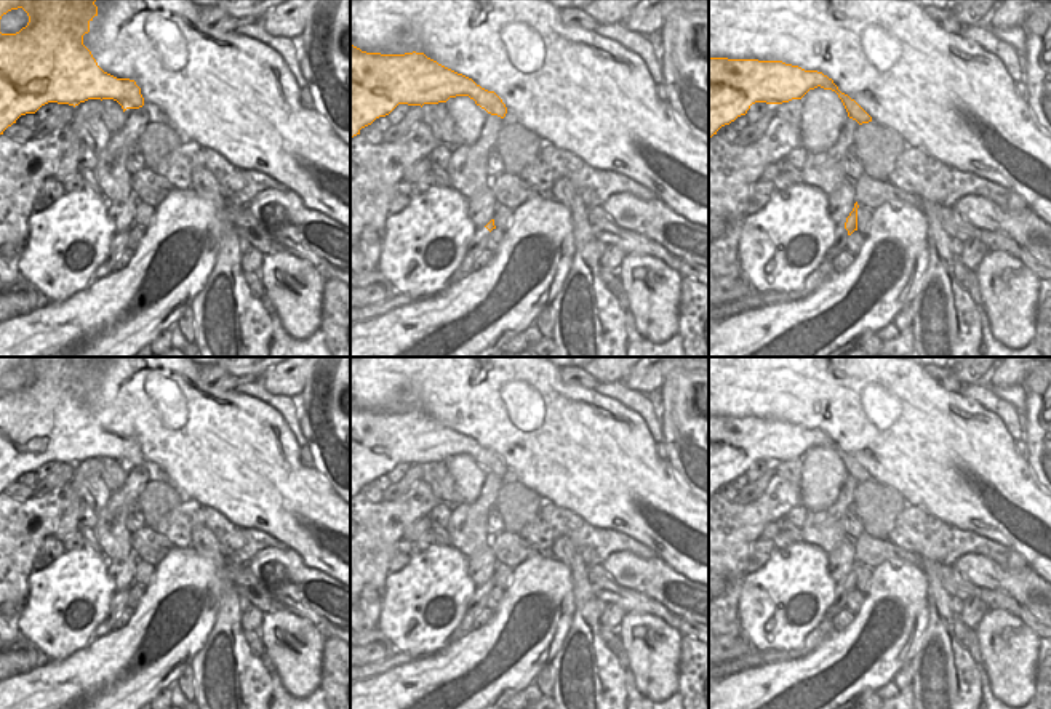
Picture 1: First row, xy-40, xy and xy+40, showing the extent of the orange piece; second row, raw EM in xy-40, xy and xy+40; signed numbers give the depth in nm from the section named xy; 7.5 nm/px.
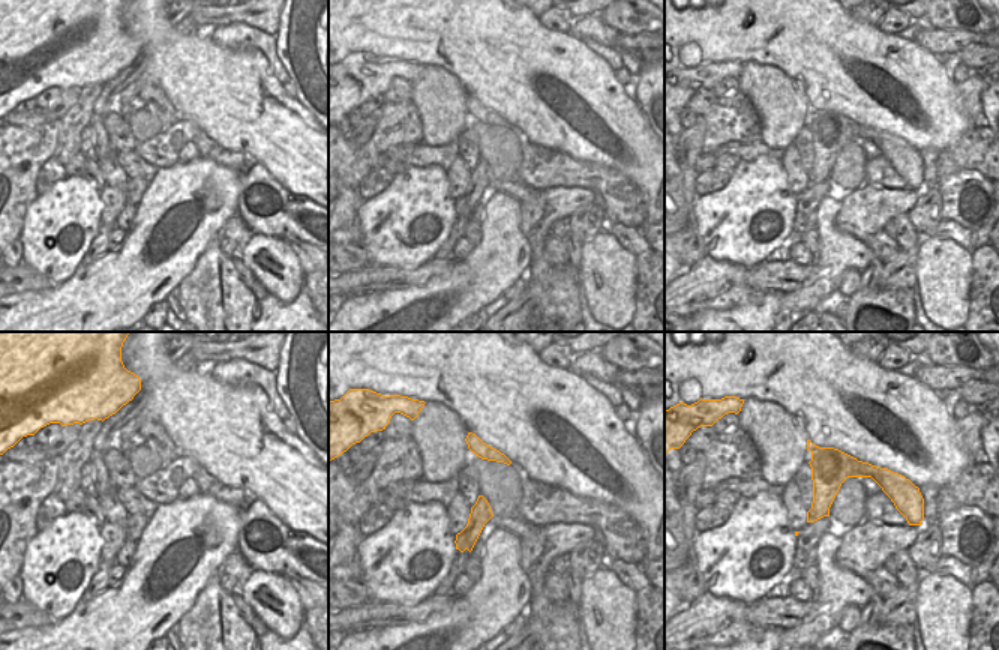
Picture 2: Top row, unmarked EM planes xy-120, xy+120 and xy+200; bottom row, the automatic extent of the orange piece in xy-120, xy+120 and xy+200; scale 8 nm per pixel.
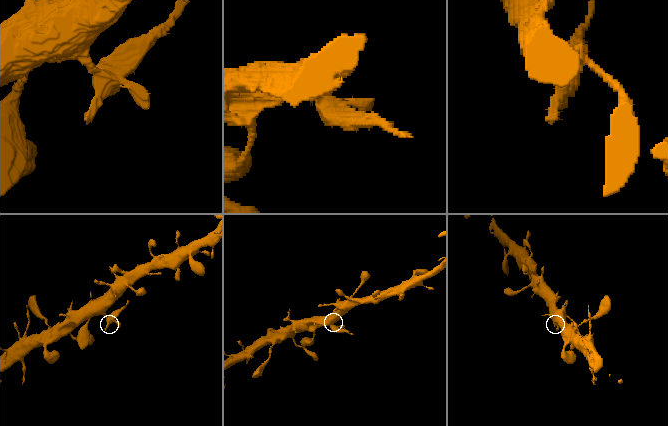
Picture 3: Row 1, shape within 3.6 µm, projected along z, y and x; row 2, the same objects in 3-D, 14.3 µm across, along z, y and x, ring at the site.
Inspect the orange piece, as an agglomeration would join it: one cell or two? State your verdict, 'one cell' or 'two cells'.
two cells

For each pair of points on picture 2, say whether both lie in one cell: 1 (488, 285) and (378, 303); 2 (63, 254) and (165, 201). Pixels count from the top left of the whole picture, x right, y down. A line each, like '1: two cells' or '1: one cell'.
1: one cell
2: two cells

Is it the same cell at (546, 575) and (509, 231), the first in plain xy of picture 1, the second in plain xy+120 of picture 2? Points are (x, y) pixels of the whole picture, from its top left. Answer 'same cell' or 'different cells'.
same cell

